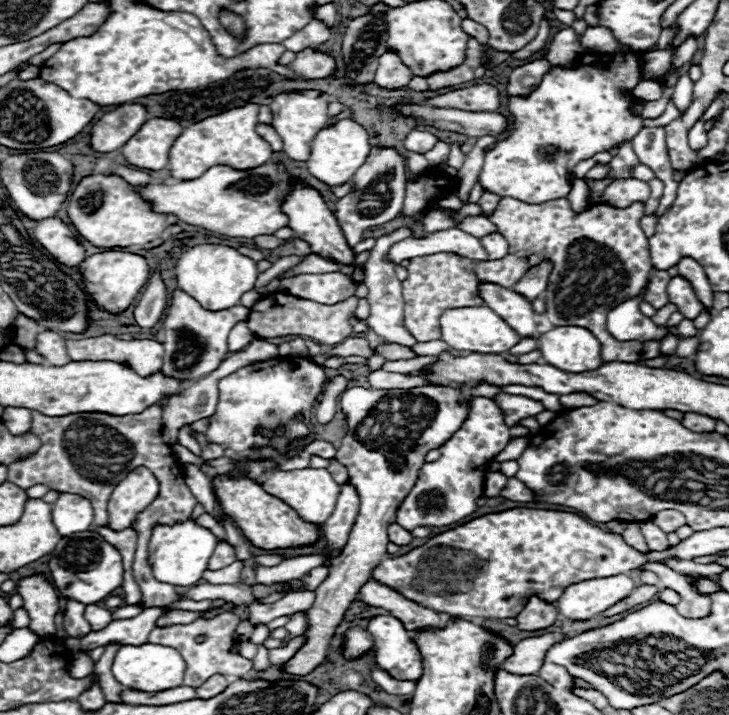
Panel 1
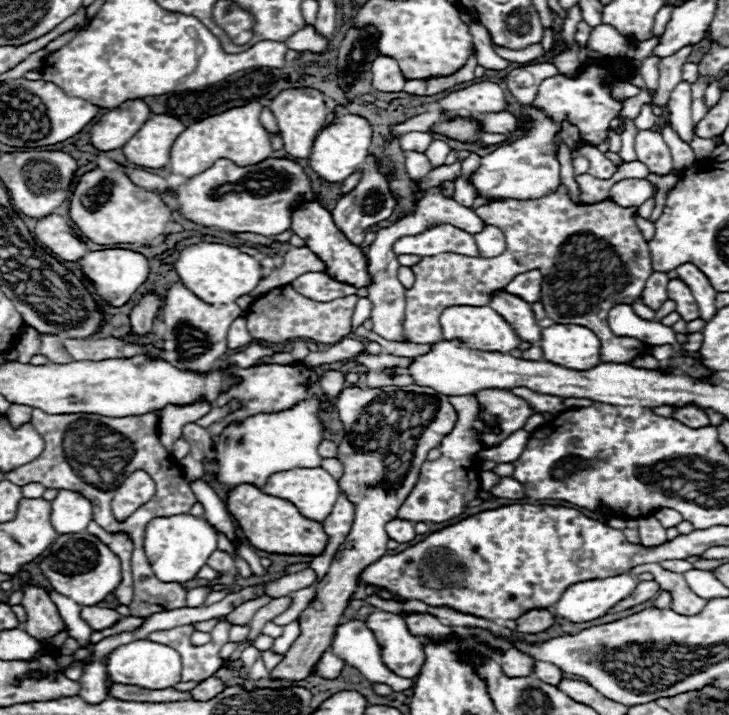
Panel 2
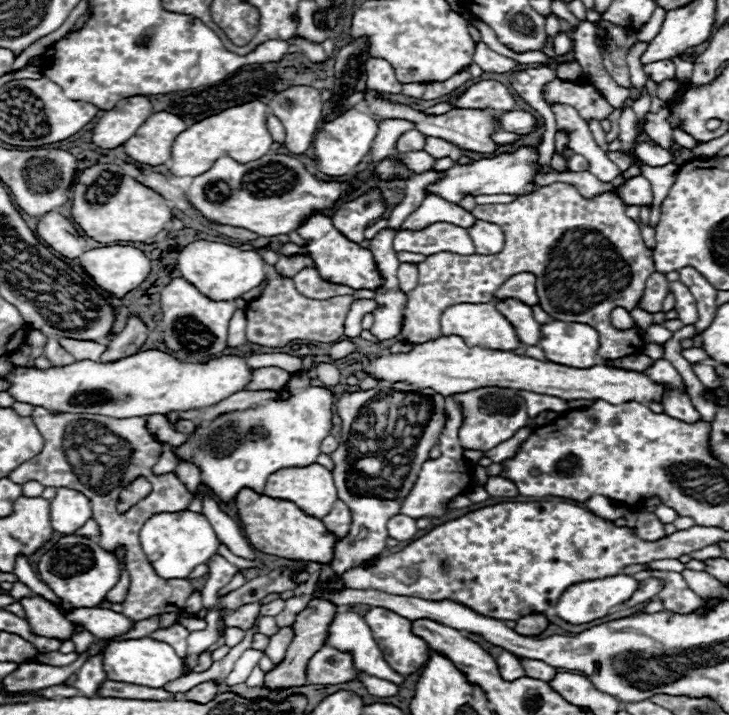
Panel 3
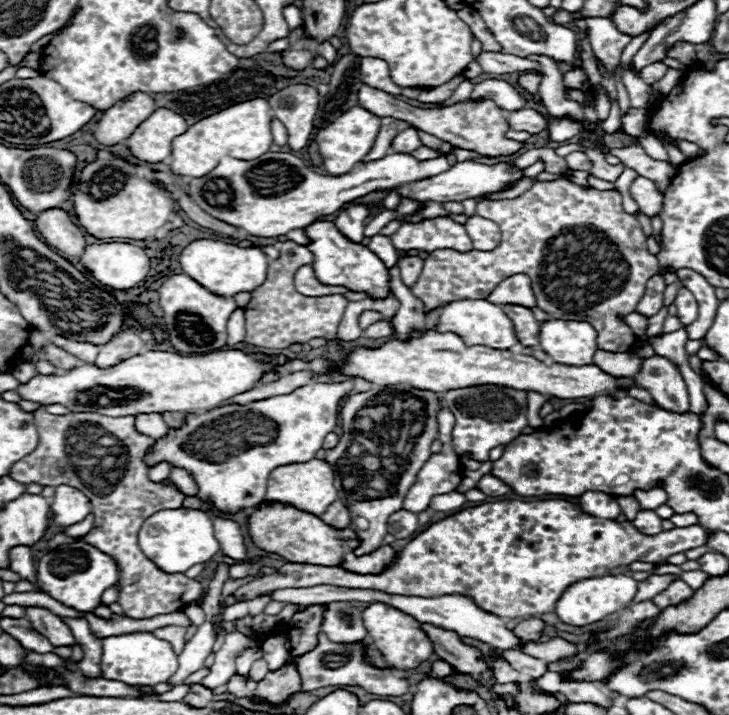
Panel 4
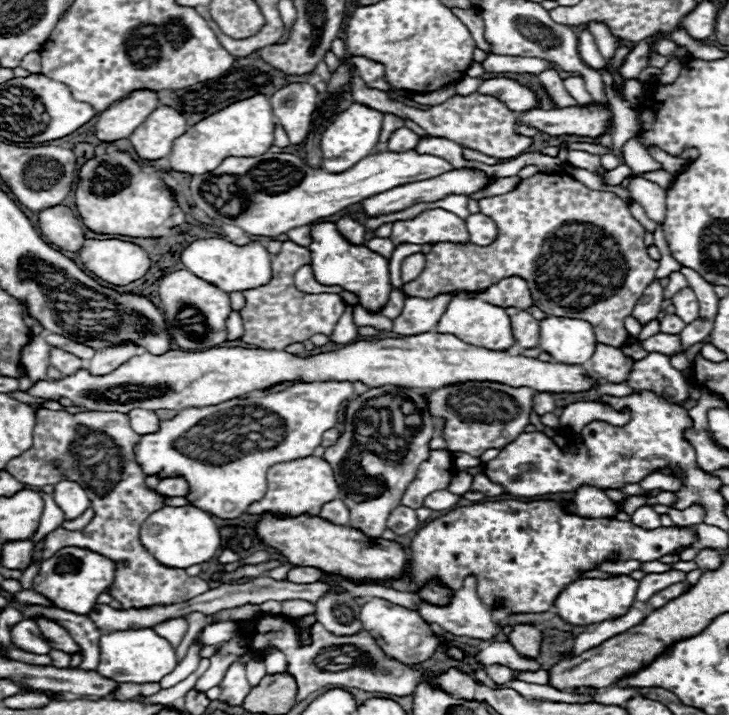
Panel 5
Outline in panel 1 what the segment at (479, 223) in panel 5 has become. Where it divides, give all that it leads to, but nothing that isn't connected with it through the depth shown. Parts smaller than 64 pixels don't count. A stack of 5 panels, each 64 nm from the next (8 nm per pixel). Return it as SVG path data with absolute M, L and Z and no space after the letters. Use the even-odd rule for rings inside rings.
M488 234L488 236L484 236L484 238L480 238L482 240L482 246L486 248L486 252L488 252L488 258L494 258L494 260L500 260L500 258L504 258L506 254L508 254L508 242L504 240L504 236L502 234Z

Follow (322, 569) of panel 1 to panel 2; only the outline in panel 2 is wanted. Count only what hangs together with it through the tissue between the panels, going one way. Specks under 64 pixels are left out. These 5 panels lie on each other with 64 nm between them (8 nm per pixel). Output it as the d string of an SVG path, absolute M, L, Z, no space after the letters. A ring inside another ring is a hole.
M306 568L302 574L298 572L296 576L282 576L278 580L272 580L270 584L264 586L264 592L266 596L272 596L272 598L280 598L280 596L288 596L292 592L298 592L302 588L308 588L316 582L316 574L312 568Z

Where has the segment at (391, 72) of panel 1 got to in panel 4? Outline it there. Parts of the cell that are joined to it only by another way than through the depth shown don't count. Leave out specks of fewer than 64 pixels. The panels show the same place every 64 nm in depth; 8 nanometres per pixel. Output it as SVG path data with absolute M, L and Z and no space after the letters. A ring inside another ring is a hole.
M362 58L360 60L360 72L362 72L362 82L372 86L372 88L390 92L392 96L398 96L402 92L402 88L392 82L388 64L380 58Z

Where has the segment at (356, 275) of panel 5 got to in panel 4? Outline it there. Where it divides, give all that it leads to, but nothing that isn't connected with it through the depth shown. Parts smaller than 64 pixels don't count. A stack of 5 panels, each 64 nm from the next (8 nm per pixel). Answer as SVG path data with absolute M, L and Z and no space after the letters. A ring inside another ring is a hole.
M316 220L310 226L304 228L310 244L310 252L314 254L314 262L312 268L318 276L318 280L322 280L324 284L338 284L338 286L346 286L354 292L368 292L372 298L386 298L390 284L388 284L388 270L382 264L382 260L368 250L362 244L354 244L350 240L346 240L346 236L342 236L338 232L338 228L334 226L334 222L322 222Z

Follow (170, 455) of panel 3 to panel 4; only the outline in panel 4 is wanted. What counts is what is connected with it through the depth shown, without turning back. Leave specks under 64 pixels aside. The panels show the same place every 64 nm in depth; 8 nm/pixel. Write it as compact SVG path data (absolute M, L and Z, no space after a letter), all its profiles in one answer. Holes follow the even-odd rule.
M160 462L150 468L150 480L164 480L172 472L172 466L168 462Z

